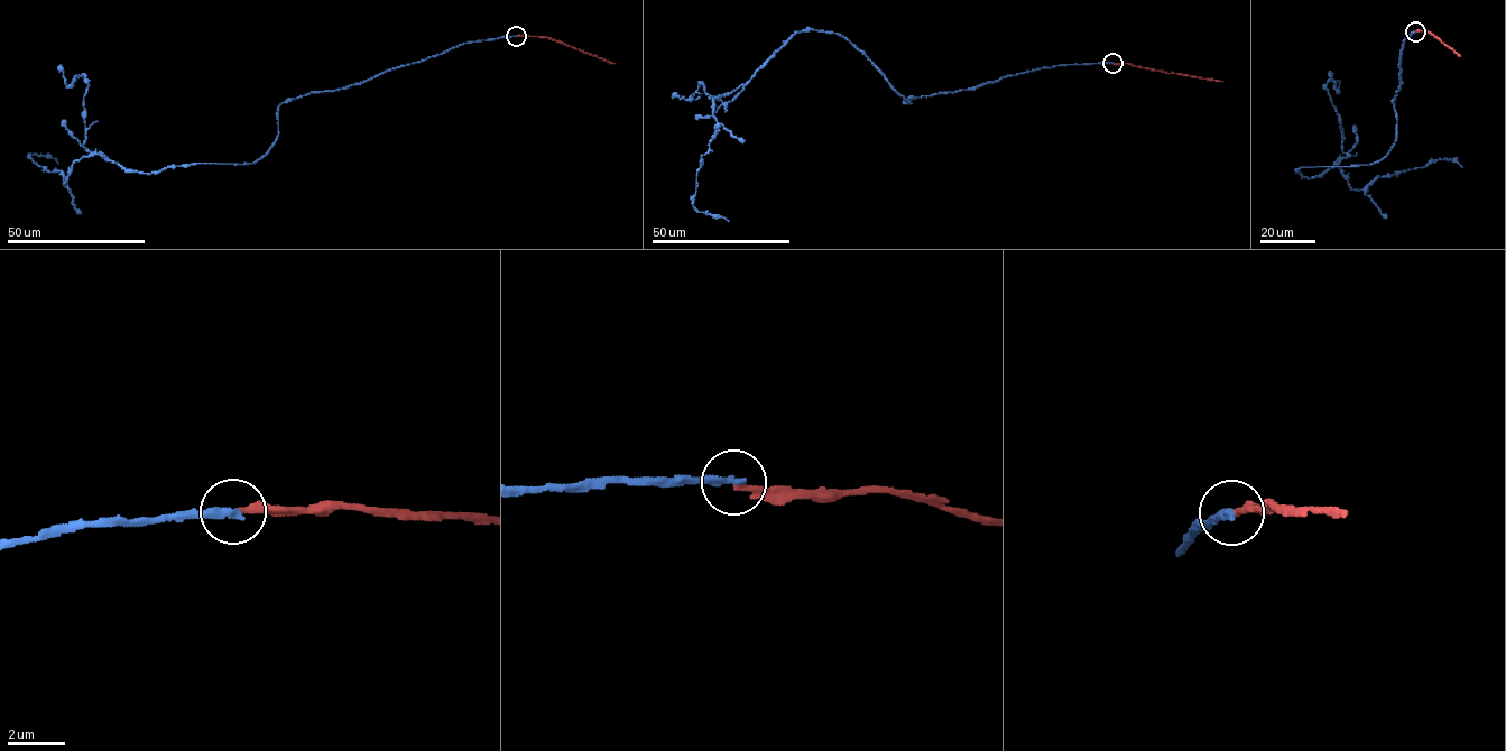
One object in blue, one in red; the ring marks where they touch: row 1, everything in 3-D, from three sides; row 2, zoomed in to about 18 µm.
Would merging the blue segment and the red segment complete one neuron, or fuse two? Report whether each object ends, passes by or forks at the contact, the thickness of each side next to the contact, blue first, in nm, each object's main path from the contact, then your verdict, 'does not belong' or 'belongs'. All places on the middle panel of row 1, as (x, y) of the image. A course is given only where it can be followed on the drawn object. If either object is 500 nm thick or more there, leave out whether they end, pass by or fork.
blue ends; red ends; calibres 280 and 200 nm; course blue (1112, 63), (906, 103), (844, 37), (795, 31), (713, 99), (692, 204), (728, 221); course red (1112, 63), (1222, 82); does not belong

